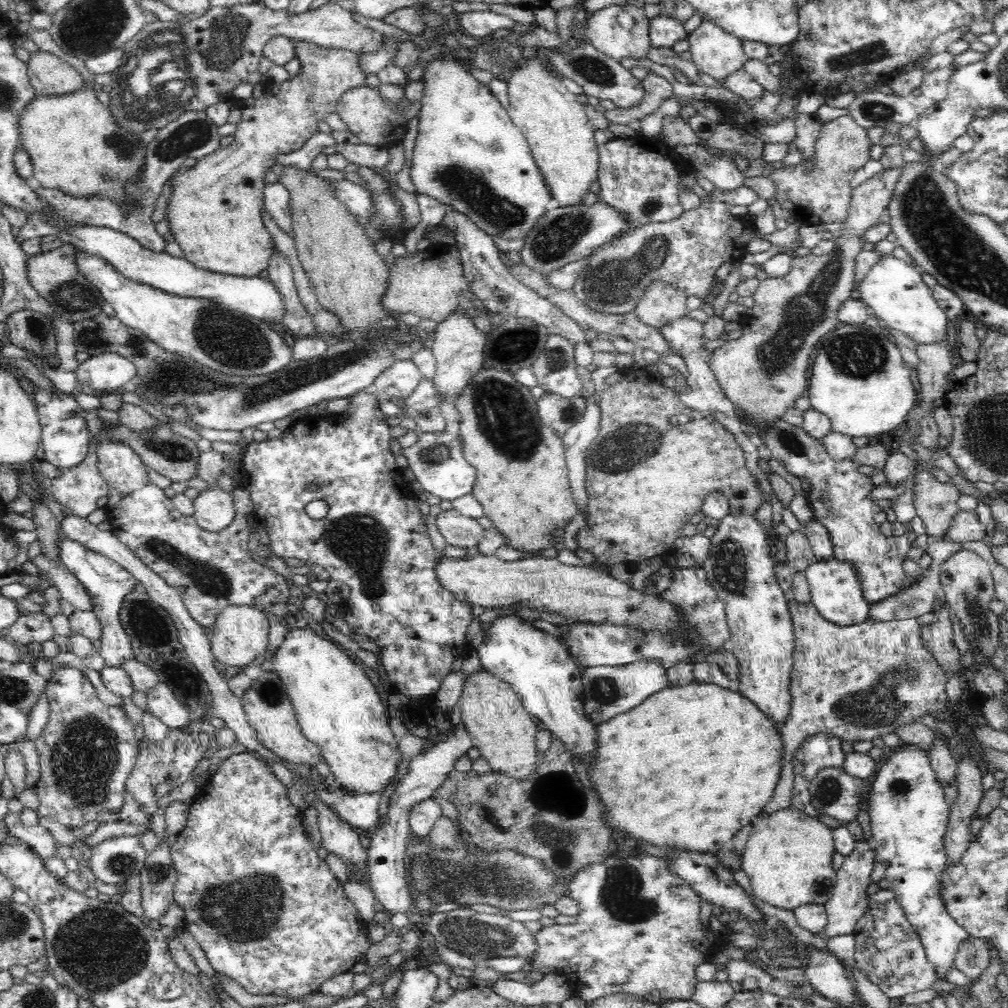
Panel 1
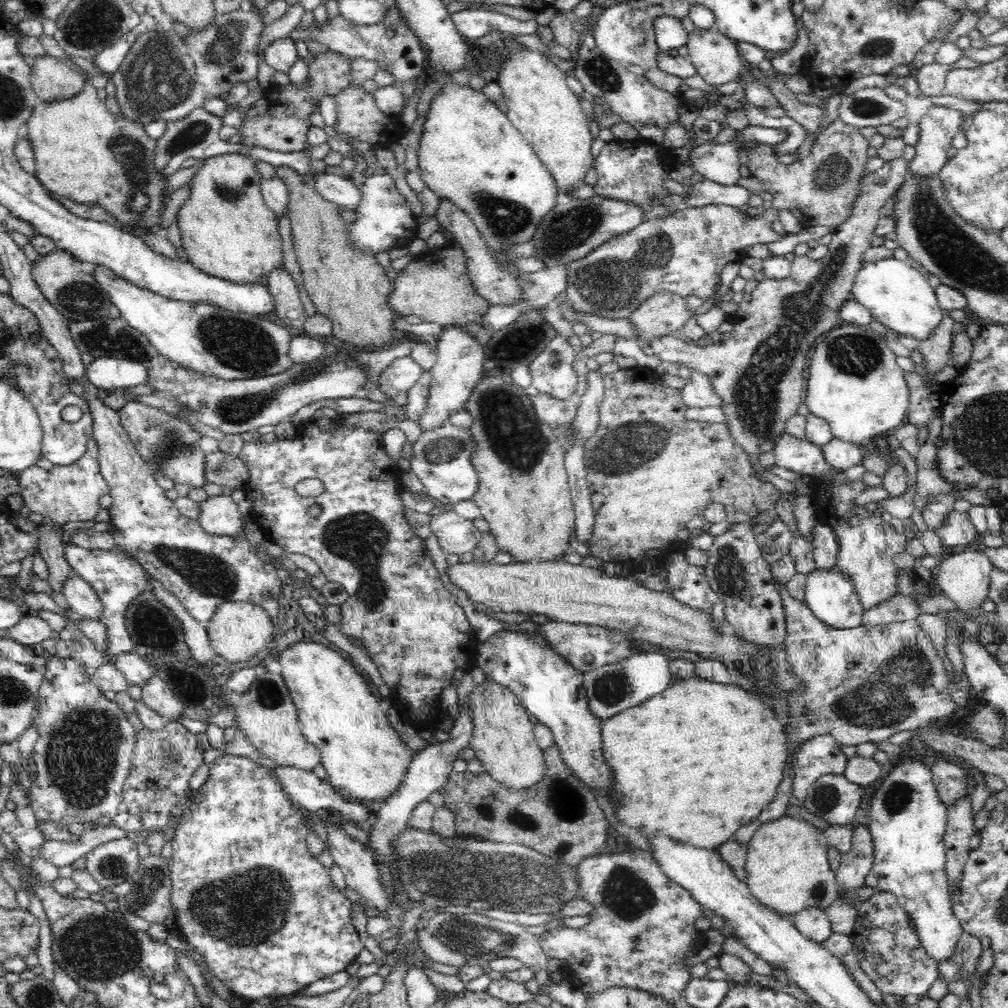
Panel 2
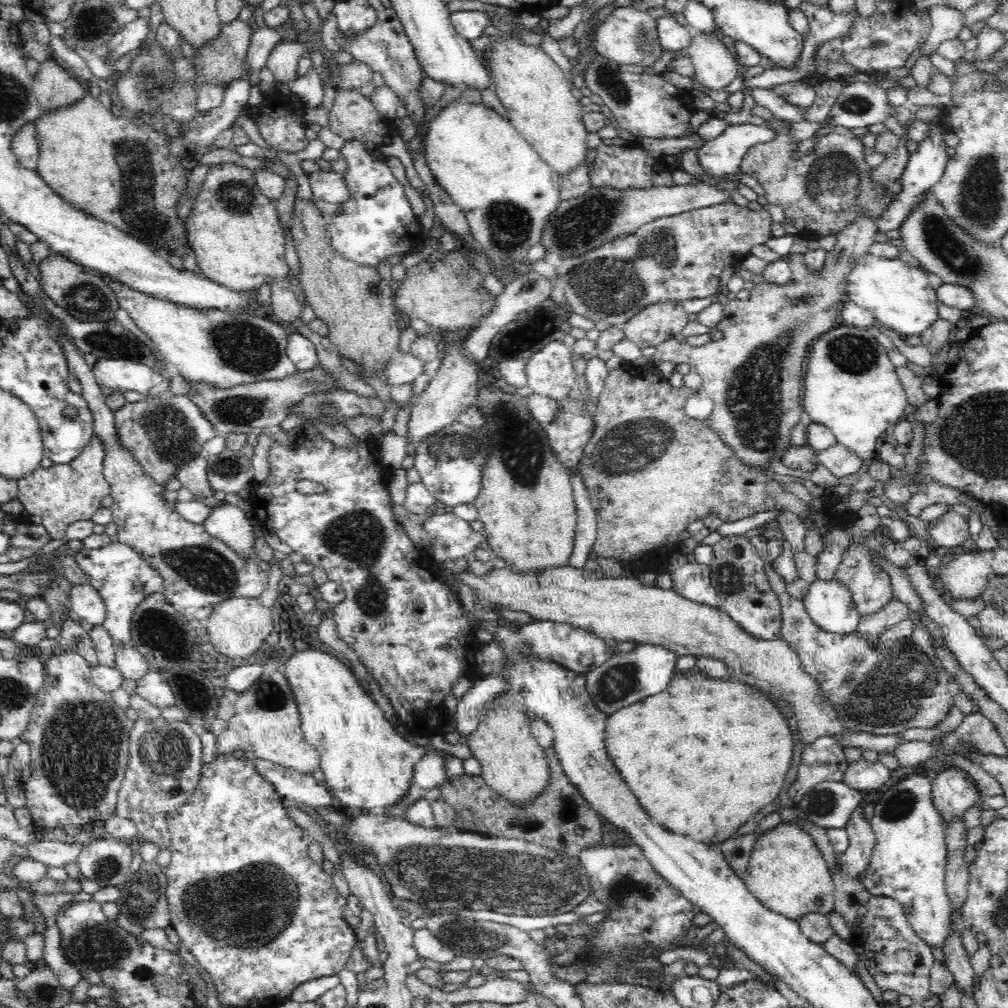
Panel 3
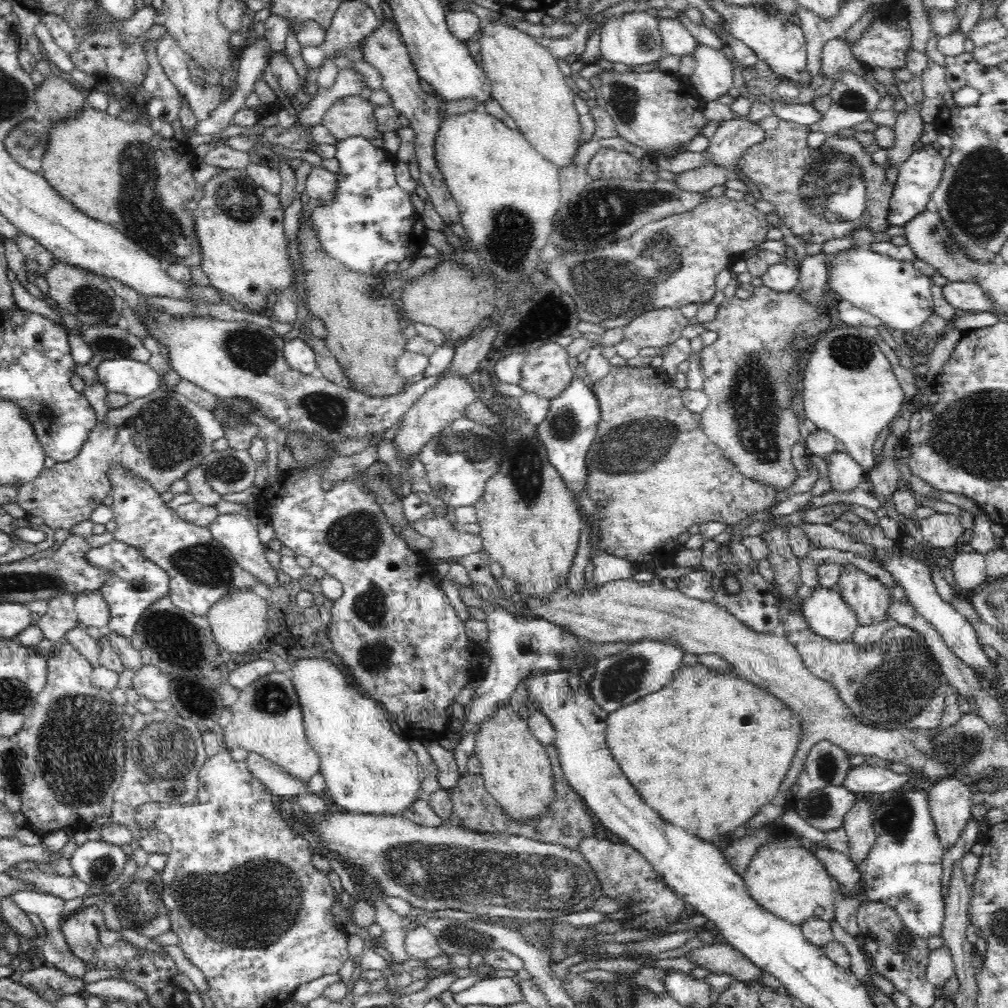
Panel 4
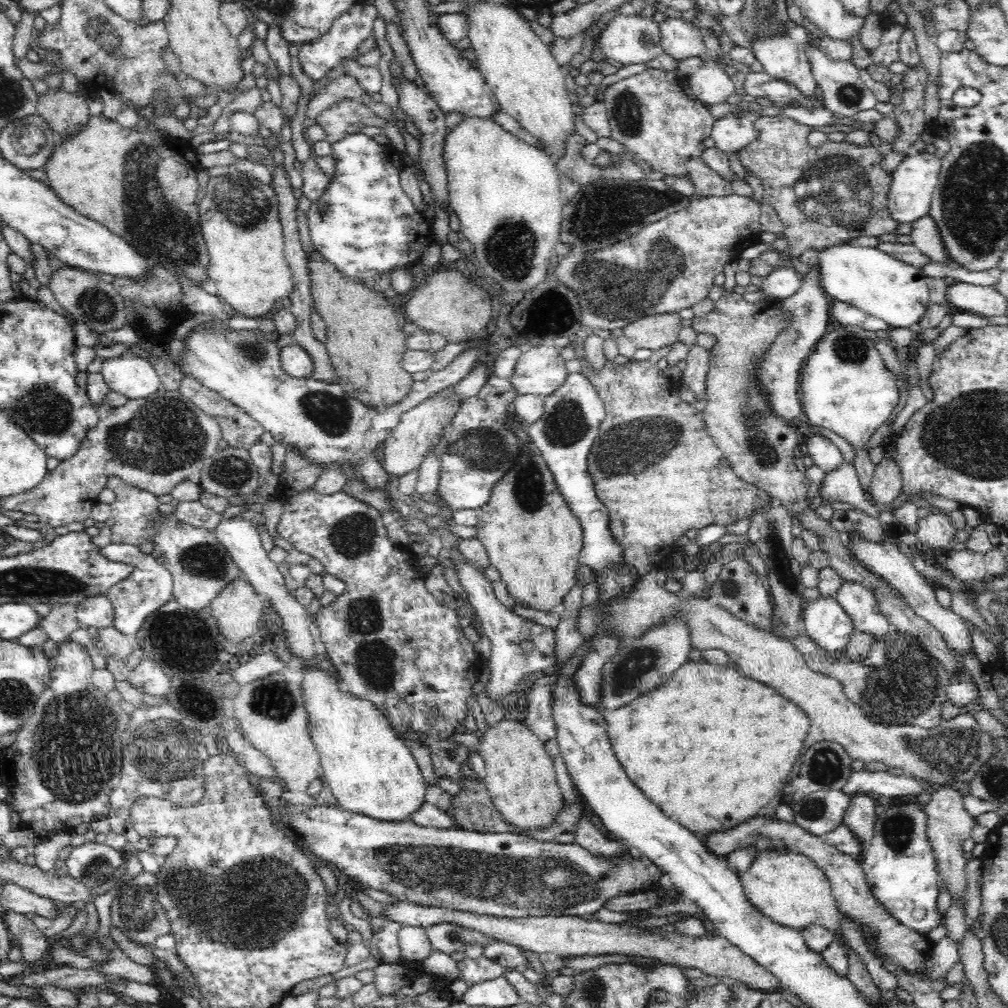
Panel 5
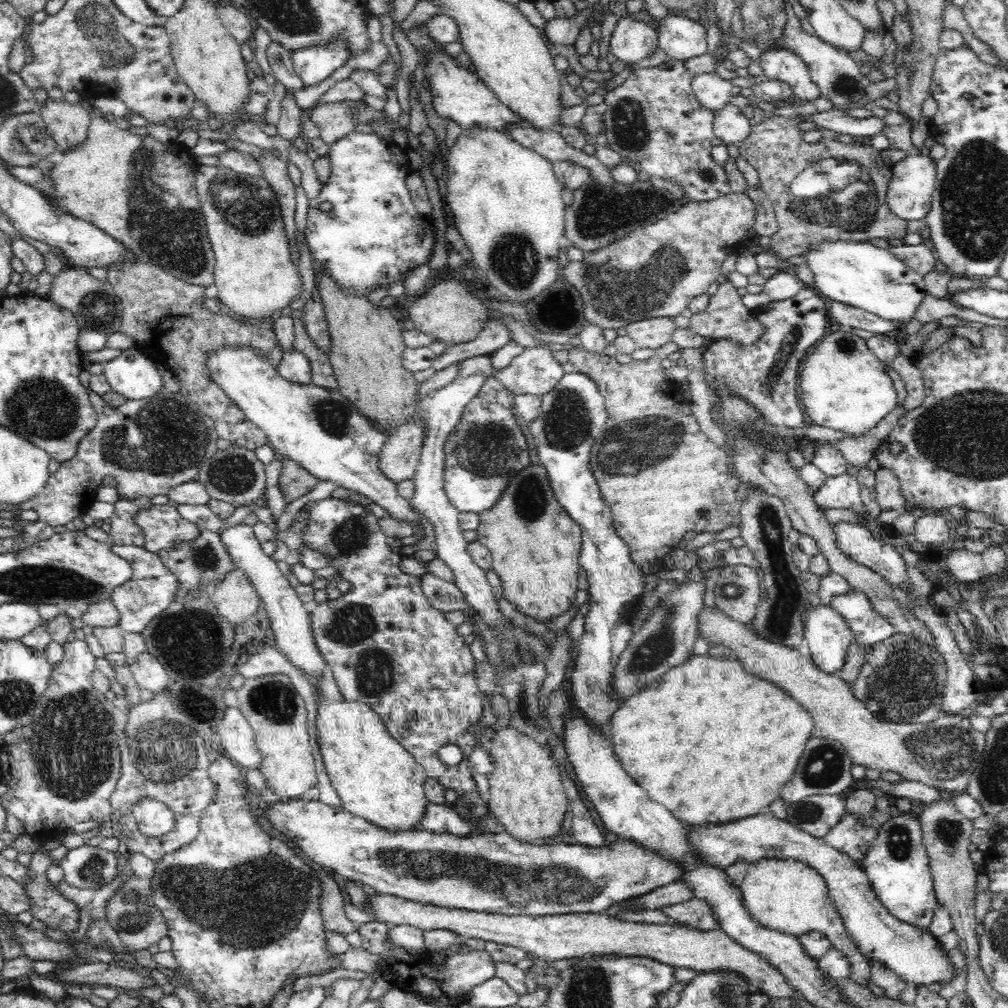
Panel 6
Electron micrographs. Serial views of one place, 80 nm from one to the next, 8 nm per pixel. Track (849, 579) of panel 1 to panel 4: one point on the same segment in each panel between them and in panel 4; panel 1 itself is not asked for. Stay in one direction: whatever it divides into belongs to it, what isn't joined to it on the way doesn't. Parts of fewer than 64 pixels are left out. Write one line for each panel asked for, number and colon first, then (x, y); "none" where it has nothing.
2: (830, 594)
3: (829, 604)
4: (827, 615)

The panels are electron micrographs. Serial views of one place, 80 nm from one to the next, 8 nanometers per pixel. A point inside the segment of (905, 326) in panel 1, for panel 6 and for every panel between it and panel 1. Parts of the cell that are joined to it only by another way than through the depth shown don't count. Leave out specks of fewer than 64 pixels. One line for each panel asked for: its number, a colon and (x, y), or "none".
2: (896, 292)
3: (900, 297)
4: (896, 292)
5: (875, 282)
6: (859, 274)

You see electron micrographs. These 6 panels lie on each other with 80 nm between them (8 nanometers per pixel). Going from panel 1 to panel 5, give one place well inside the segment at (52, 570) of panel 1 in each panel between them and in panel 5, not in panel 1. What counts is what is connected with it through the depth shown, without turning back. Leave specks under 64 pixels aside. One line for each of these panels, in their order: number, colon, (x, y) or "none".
2: (78, 595)
3: (86, 603)
4: (92, 610)
5: (98, 612)

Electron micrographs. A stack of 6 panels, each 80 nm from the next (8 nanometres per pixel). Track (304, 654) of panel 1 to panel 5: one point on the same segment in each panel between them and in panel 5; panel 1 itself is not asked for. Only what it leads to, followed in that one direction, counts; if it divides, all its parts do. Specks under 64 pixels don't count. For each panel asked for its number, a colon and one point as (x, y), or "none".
2: (366, 761)
3: (366, 763)
4: (369, 768)
5: (370, 771)

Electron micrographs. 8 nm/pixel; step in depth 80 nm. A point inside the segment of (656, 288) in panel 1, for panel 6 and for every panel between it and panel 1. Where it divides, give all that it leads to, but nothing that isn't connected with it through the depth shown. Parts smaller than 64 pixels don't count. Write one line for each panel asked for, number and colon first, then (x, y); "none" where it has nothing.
2: (660, 315)
3: (662, 321)
4: (658, 328)
5: (656, 331)
6: (652, 333)

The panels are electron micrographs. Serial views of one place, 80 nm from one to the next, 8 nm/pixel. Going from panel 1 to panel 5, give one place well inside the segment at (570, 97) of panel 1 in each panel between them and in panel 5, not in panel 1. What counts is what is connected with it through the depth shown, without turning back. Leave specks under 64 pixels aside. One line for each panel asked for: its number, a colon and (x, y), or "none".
2: (541, 106)
3: (538, 98)
4: (526, 80)
5: (529, 85)

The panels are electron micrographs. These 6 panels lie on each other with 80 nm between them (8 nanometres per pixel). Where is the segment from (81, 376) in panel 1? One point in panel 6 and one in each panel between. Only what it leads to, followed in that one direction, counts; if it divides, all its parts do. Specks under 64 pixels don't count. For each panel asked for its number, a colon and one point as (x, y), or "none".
2: (106, 372)
3: (119, 374)
4: (135, 379)
5: (130, 375)
6: (133, 375)

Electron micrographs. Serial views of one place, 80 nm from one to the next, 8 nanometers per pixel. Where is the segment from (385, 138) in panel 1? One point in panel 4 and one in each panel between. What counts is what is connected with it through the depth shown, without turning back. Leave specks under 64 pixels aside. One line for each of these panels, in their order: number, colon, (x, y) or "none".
2: (358, 116)
3: (353, 116)
4: (349, 116)

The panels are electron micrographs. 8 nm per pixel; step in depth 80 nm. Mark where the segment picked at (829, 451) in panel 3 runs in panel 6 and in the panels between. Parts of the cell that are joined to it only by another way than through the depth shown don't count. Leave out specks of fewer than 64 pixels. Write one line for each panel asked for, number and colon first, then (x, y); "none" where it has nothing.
4: (845, 474)
5: (841, 487)
6: (839, 491)

